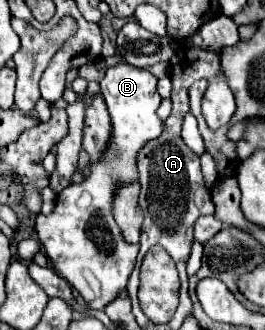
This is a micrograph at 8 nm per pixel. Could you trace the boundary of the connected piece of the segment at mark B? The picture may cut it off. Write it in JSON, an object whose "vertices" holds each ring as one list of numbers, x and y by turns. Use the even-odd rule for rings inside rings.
{"vertices":[[129,63,109,67,101,79,101,95,111,117,109,145,91,165,89,175,81,183,63,189,57,195,53,213,41,213,35,227,53,269,79,291,91,309,103,309,127,289,139,245,131,245,123,239,123,233,113,219,113,199,121,185,137,181,139,151,147,141,157,139,163,131,163,121,157,117,161,103,157,77,149,69,131,67]]}

